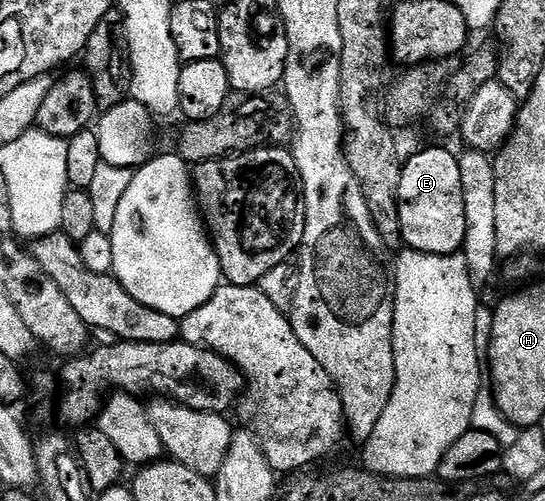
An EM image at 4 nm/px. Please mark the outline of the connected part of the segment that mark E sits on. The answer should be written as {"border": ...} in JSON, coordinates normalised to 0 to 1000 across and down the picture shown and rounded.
{"border":[[[787,293],[741,319],[728,379],[732,449],[741,491],[780,509],[835,509],[853,491],[857,425],[850,417],[850,353],[842,353],[842,315],[817,293]]]}

